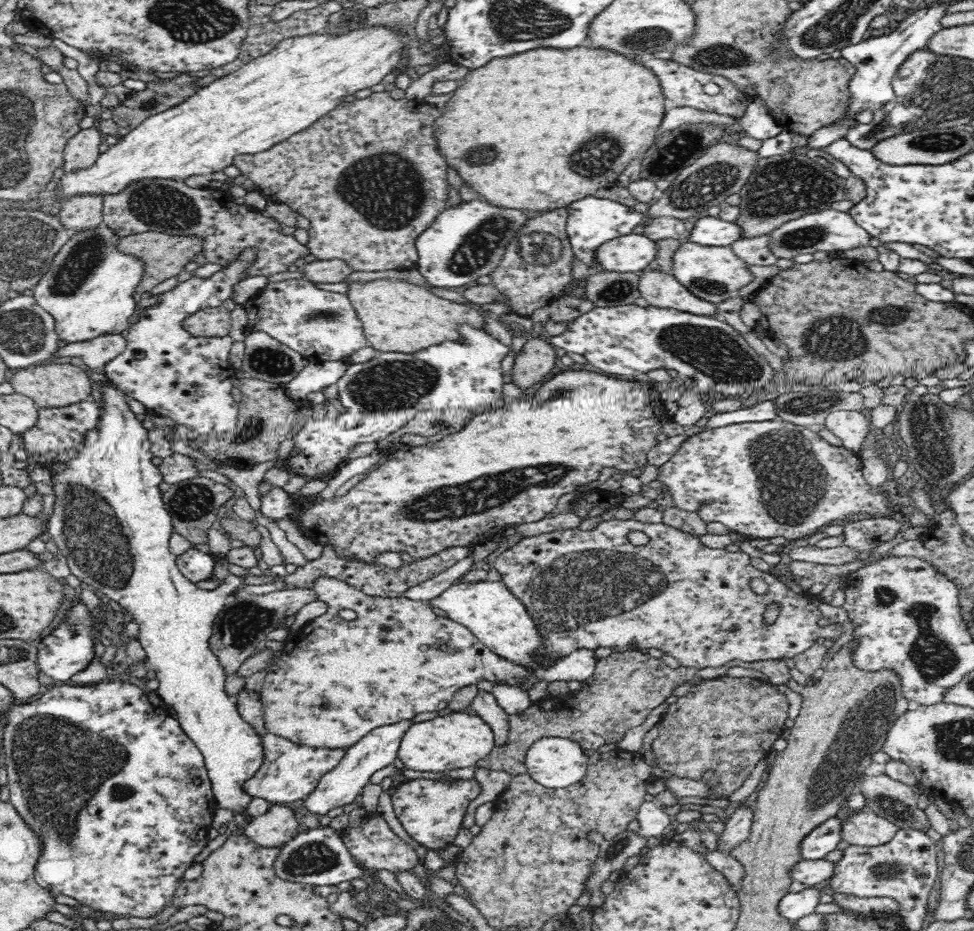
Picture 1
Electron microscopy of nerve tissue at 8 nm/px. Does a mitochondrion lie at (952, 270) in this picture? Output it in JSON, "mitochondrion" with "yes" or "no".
{"mitochondrion":"no"}

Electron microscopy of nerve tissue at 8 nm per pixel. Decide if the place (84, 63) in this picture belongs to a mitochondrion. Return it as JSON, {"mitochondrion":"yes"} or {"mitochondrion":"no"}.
{"mitochondrion":"no"}

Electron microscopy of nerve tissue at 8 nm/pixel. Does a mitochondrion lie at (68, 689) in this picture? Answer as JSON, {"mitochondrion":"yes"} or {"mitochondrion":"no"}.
{"mitochondrion":"no"}

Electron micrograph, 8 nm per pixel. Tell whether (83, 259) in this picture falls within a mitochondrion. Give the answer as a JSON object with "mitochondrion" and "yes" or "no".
{"mitochondrion":"yes"}

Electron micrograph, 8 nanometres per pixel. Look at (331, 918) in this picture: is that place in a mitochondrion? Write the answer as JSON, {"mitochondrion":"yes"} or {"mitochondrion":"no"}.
{"mitochondrion":"no"}

